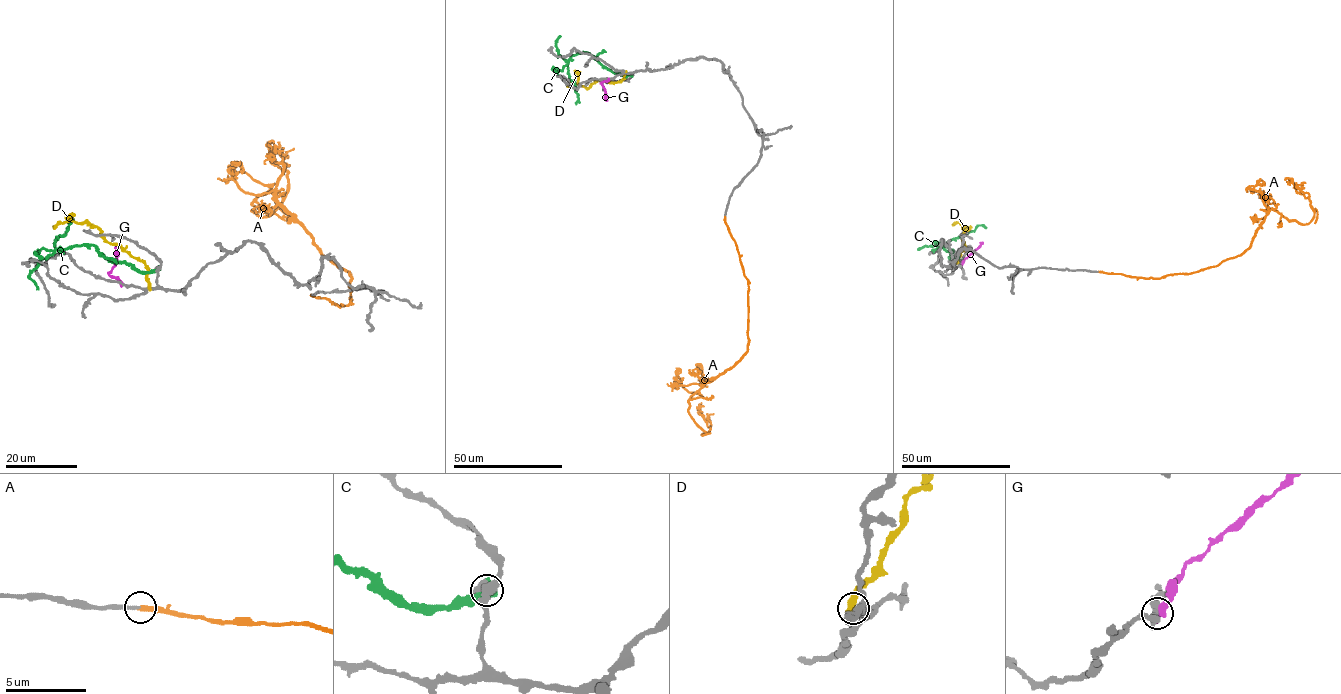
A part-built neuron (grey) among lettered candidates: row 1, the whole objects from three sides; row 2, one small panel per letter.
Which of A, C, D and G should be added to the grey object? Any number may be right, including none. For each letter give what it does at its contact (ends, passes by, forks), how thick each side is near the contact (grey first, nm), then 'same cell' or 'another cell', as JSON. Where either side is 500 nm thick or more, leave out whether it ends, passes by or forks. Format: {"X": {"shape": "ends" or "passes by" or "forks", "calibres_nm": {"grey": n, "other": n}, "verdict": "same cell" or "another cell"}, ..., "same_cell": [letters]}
{"A": {"shape": "ends", "calibres_nm": {"grey": 220, "other": 260}, "verdict": "same cell"}, "C": {"calibres_nm": {"grey": 650, "other": 550}, "verdict": "another cell"}, "D": {"calibres_nm": {"grey": 400, "other": 650}, "verdict": "another cell"}, "G": {"calibres_nm": {"grey": 360, "other": 600}, "verdict": "another cell"}, "same_cell": ["A"]}

